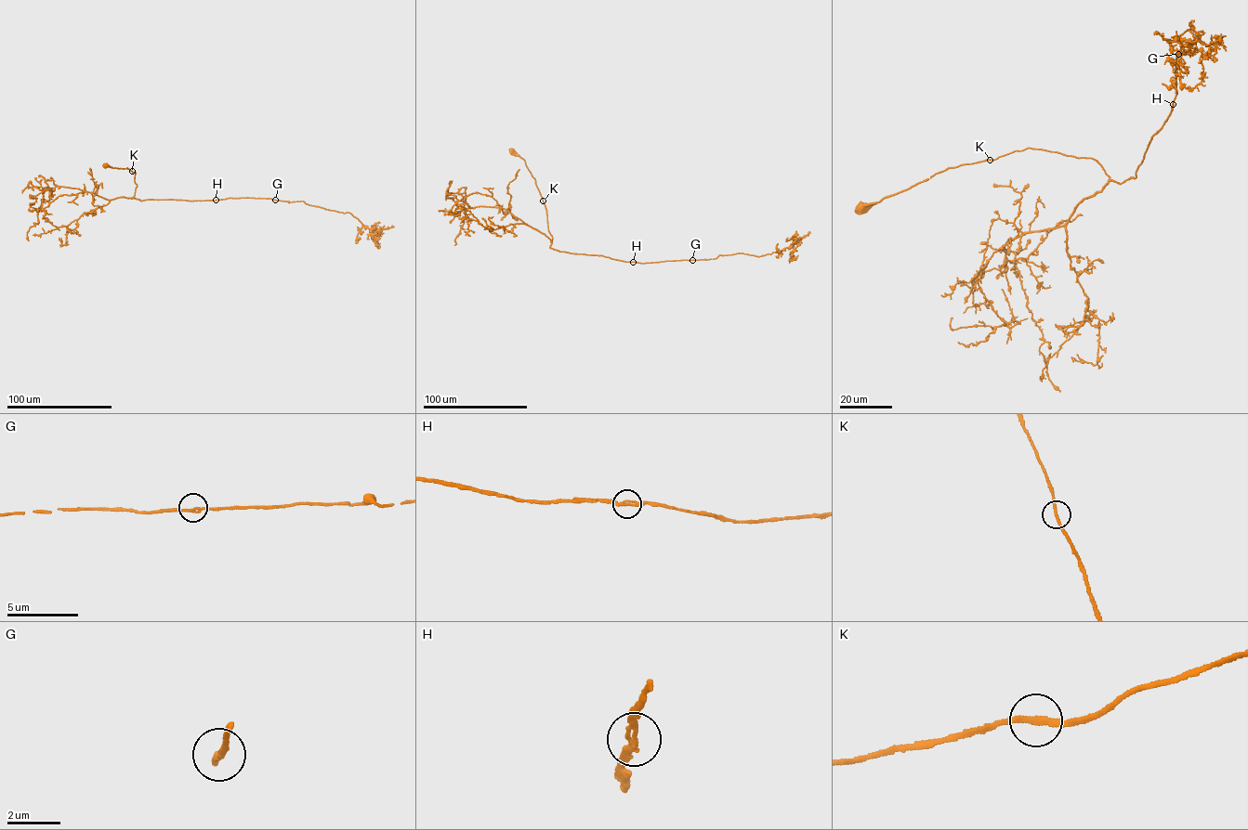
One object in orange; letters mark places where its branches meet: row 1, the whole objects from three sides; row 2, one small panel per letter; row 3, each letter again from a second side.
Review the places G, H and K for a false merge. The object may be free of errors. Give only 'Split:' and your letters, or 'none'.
Split: none

